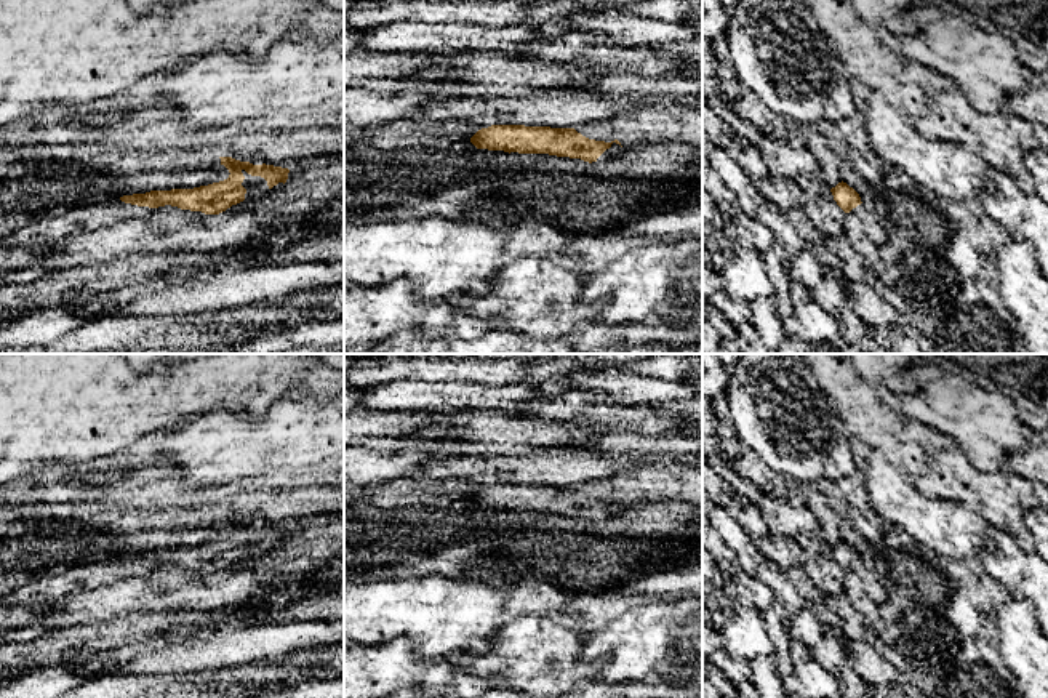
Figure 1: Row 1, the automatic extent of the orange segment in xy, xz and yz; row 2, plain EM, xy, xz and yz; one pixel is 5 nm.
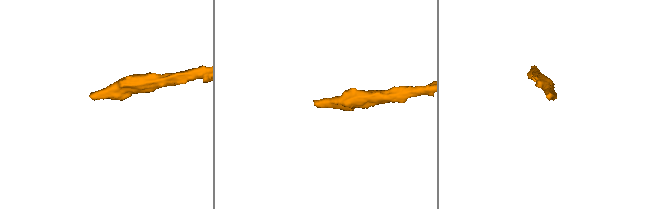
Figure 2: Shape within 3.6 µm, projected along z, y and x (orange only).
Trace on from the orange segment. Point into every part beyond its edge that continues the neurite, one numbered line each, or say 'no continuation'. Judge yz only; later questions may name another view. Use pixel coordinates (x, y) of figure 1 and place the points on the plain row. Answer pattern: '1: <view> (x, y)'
1: yz (874, 588)

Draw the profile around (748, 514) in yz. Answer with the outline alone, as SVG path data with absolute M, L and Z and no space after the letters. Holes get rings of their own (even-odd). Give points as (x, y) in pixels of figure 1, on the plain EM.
M704 459L702 490L712 498L714 504L725 509L750 538L768 533L758 506L739 496Z

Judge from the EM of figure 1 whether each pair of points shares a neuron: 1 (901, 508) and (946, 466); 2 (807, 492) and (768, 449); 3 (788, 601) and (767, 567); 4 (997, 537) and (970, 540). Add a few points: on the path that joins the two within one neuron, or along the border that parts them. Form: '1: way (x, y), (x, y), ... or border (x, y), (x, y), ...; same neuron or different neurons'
1: border (912, 481), (928, 497), (956, 500); different neurons
2: border (792, 482), (810, 482), (813, 485); different neurons
3: way (786, 593), (772, 575); same neuron
4: border (983, 546), (978, 554); different neurons

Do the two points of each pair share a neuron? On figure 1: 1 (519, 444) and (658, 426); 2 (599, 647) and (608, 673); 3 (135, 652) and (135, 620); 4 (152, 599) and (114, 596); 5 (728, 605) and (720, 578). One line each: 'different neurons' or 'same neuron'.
1: different neurons
2: same neuron
3: different neurons
4: same neuron
5: different neurons

